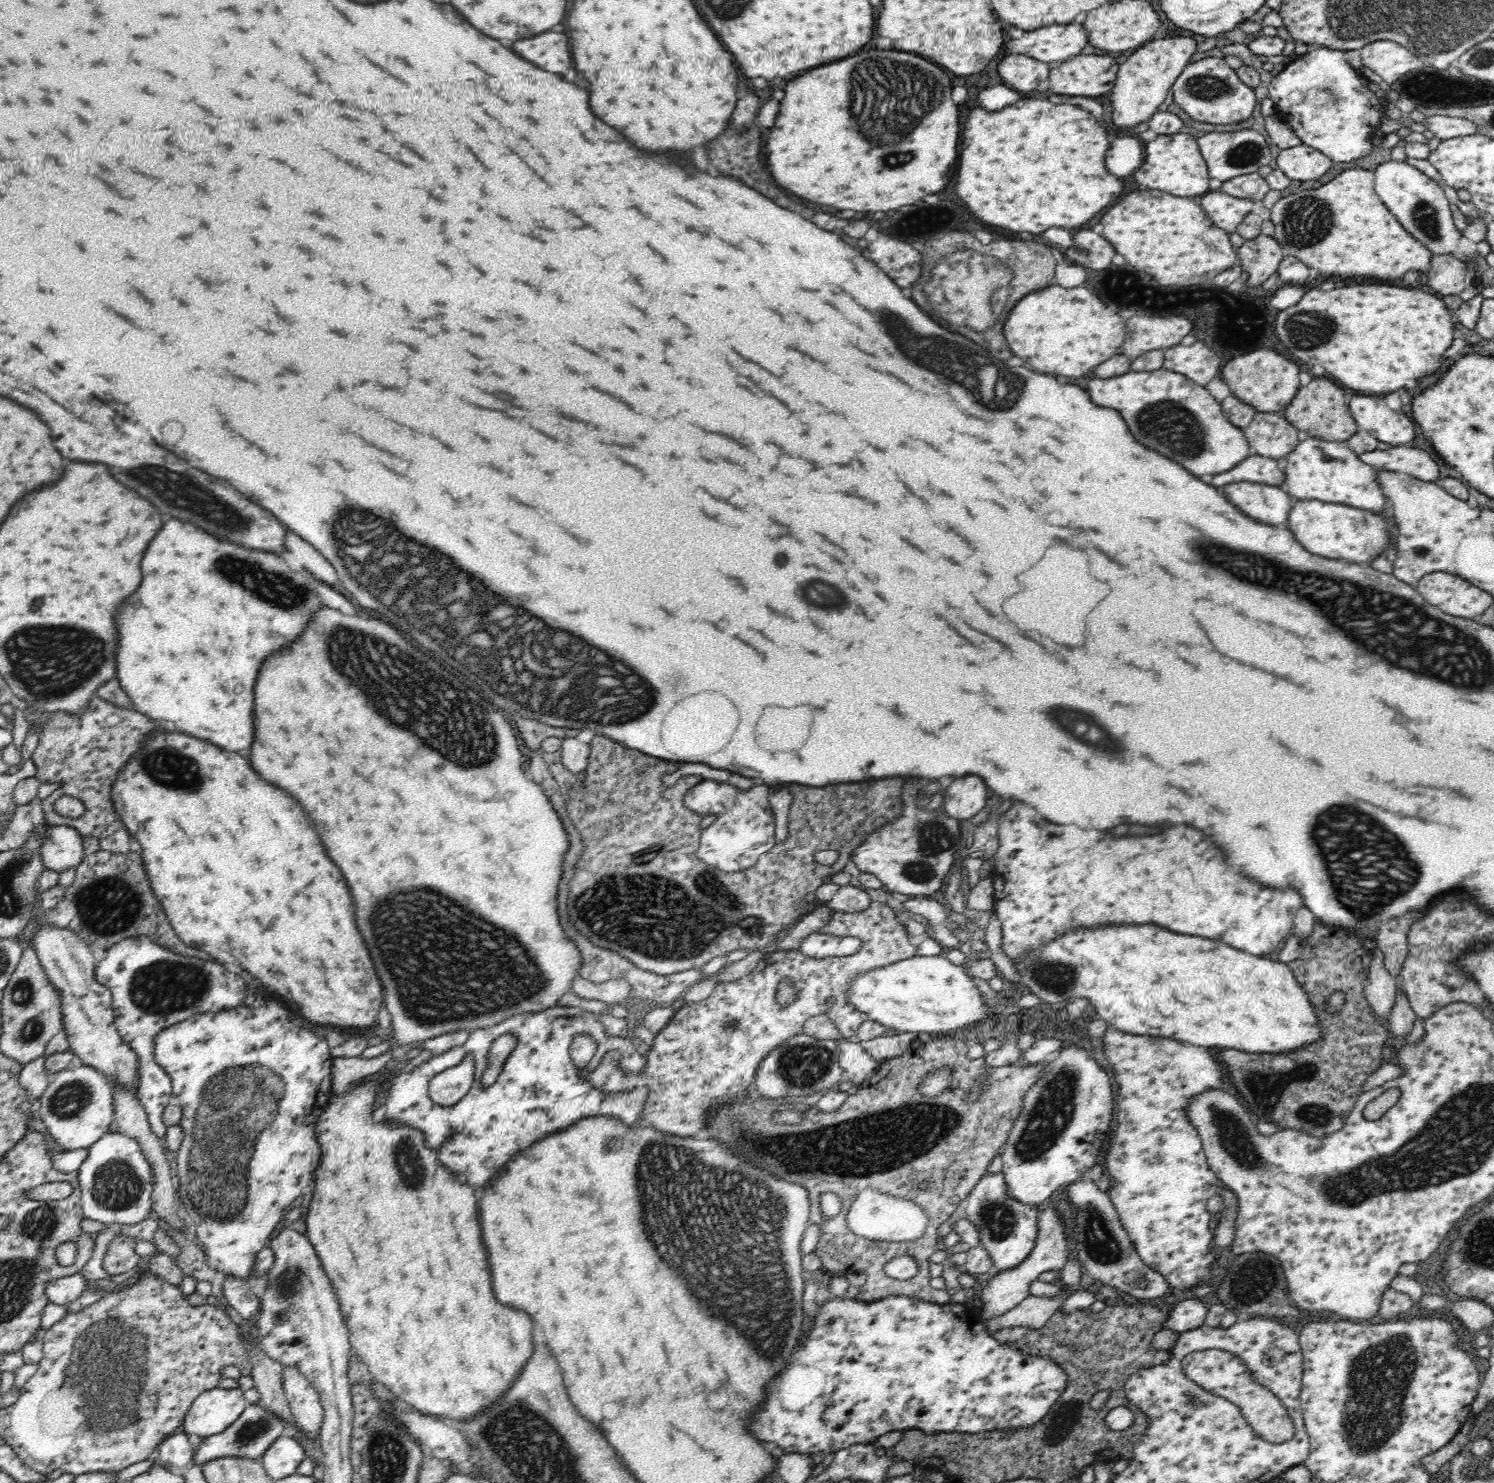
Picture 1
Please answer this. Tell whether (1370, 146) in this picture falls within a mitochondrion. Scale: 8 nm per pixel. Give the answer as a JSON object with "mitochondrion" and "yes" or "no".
{"mitochondrion":"no"}

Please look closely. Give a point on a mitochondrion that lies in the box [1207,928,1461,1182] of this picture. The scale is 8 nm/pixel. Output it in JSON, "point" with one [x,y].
{"point":[1264,1088]}

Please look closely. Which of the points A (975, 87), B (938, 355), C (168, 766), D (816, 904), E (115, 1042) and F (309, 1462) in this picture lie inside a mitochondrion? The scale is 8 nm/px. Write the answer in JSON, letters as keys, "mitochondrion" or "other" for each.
{"A":"other","B":"mitochondrion","C":"mitochondrion","D":"other","E":"other","F":"other"}

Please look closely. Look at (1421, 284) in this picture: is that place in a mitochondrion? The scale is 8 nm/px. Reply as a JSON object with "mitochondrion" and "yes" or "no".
{"mitochondrion":"no"}

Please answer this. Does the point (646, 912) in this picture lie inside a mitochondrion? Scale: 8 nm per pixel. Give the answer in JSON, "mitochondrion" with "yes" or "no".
{"mitochondrion":"yes"}

